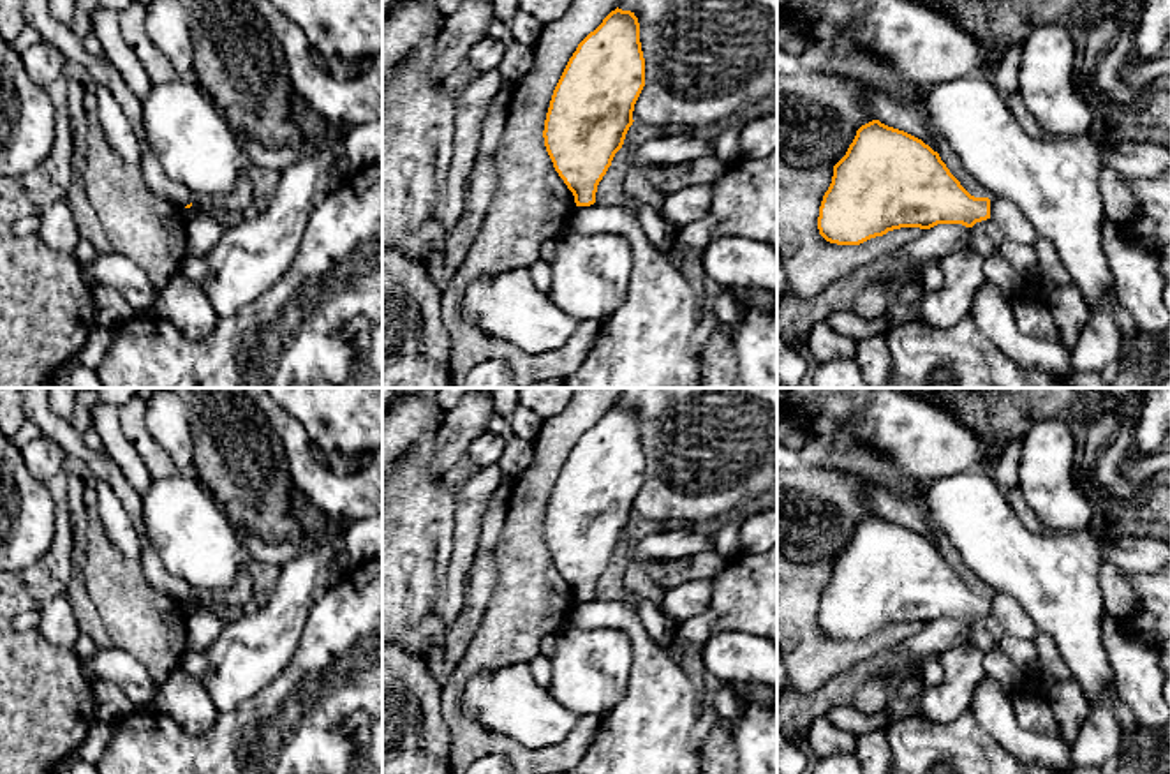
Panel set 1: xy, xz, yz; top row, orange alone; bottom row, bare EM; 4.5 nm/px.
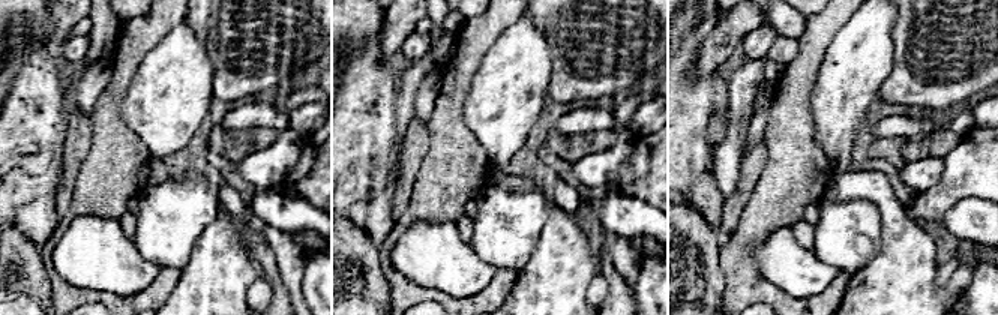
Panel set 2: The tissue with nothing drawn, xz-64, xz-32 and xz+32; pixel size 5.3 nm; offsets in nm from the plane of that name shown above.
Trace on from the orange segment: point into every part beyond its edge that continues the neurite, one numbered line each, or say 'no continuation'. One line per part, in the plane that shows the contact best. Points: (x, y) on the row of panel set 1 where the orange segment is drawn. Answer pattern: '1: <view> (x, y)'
no continuation

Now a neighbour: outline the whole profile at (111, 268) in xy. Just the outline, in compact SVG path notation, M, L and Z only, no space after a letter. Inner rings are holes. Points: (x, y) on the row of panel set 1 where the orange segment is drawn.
M97 252L90 266L81 266L90 287L104 284L116 289L136 310L152 309L159 289L150 282L143 268L122 252Z

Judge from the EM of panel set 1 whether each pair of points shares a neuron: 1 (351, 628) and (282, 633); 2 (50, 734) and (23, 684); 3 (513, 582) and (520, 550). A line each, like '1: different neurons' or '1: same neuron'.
1: different neurons
2: same neuron
3: same neuron

